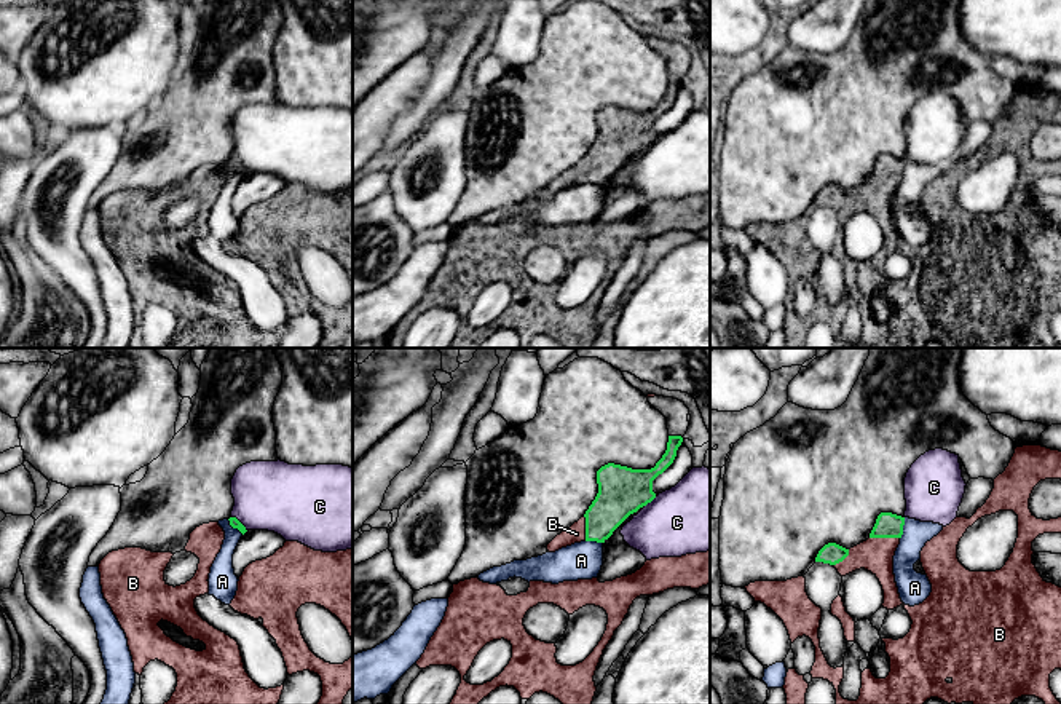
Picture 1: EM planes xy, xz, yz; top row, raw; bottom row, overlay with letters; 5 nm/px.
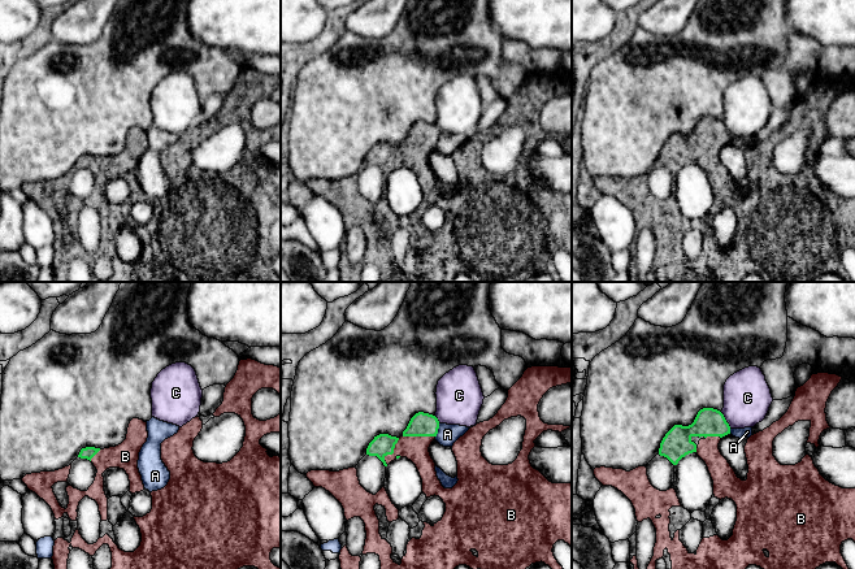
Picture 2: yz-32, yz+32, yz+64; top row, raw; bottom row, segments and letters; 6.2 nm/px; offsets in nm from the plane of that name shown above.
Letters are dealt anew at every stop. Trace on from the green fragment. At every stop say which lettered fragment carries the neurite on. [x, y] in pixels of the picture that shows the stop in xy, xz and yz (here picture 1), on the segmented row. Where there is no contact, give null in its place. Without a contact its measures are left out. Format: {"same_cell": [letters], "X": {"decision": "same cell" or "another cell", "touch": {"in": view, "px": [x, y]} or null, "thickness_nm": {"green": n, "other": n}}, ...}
{"same_cell": ["B"], "A": {"decision": "another cell", "touch": {"in": "yz", "px": [902, 529]}, "thickness_nm": {"green": 130, "other": 140}}, "B": {"decision": "same cell", "touch": {"in": "yz", "px": [884, 537]}, "thickness_nm": {"green": 130, "other": 180}}, "C": {"decision": "another cell", "touch": {"in": "xy", "px": [240, 522]}, "thickness_nm": {"green": 50, "other": 360}}}

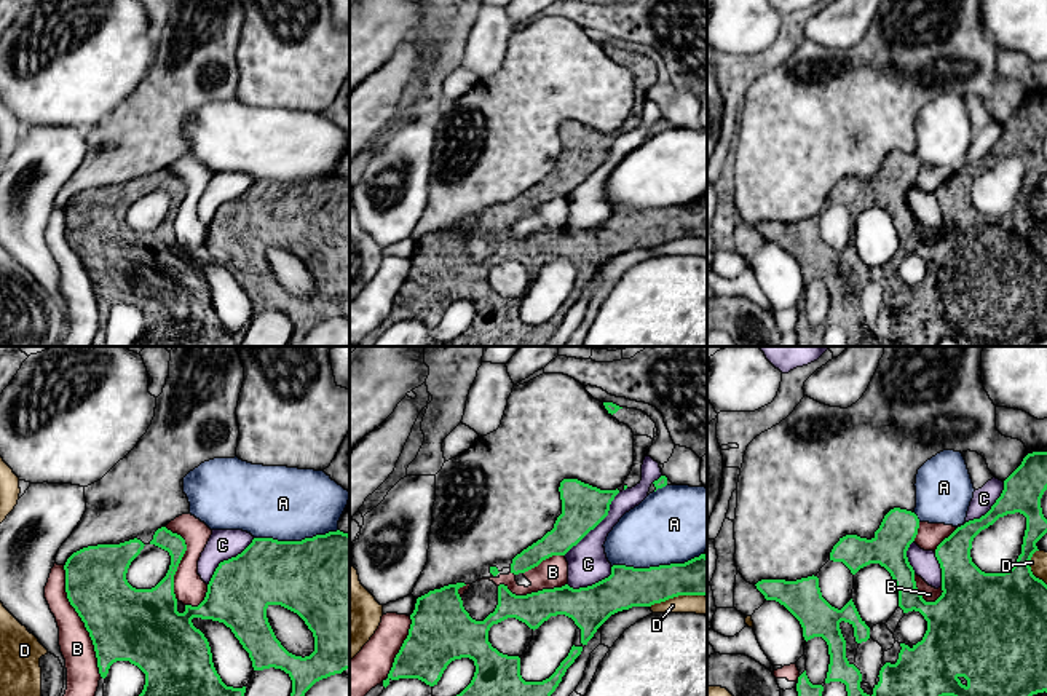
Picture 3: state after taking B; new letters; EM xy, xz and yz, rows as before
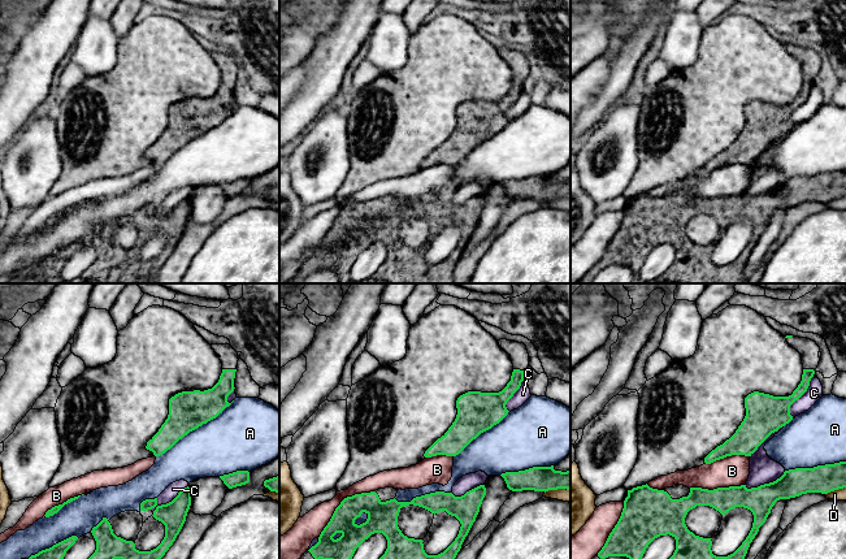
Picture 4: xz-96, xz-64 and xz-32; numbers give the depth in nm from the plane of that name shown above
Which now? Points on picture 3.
{"same_cell": [], "A": {"decision": "another cell", "touch": {"in": "xz", "px": [656, 567]}, "thickness_nm": {"green": 200, "other": 380}}, "B": {"decision": "another cell", "touch": {"in": "xy", "px": [82, 620]}, "thickness_nm": {"green": 360, "other": 160}}, "C": {"decision": "another cell", "touch": {"in": "xz", "px": [596, 525]}, "thickness_nm": {"green": 220, "other": 200}}, "D": {"decision": "another cell", "touch": {"in": "xz", "px": [677, 596]}, "thickness_nm": {"green": 200, "other": 100}}}

